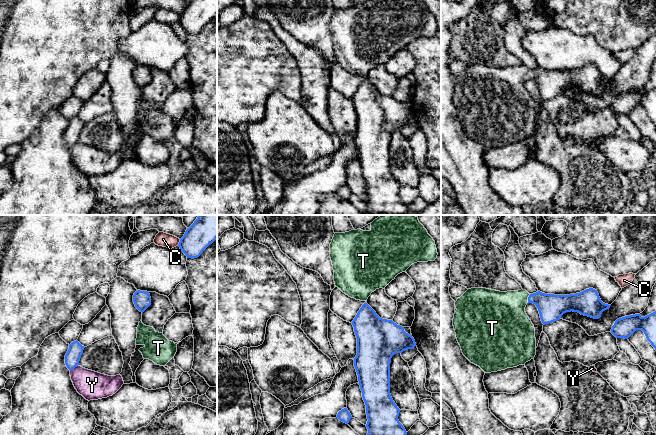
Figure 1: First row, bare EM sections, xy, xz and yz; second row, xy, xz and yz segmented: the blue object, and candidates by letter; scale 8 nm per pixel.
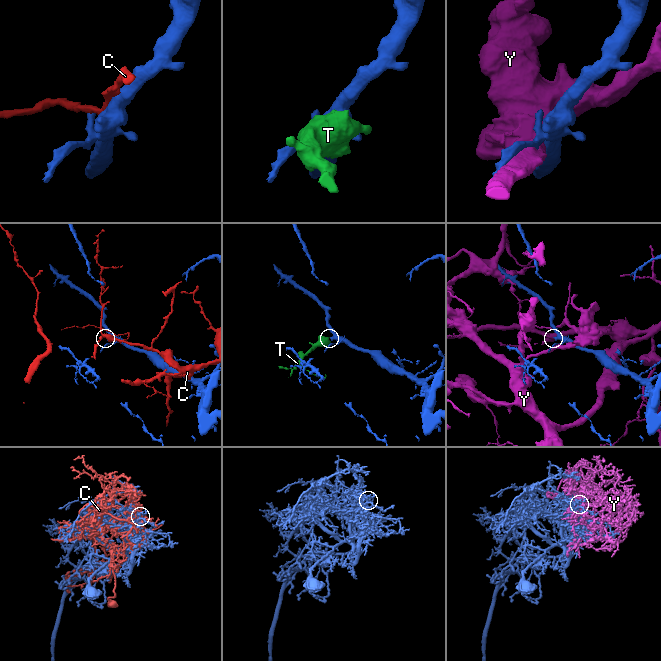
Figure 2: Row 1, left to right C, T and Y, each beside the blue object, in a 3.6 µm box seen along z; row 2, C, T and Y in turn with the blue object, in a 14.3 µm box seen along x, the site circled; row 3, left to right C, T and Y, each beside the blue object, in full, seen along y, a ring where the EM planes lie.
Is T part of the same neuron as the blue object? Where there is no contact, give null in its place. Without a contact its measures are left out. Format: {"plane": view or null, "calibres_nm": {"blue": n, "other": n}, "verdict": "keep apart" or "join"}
{"plane": "yz", "calibres_nm": {"blue": 220, "other": 380}, "verdict": "join"}

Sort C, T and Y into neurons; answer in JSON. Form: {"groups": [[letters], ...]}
{"groups": [["C"], ["T"], ["Y"]]}

